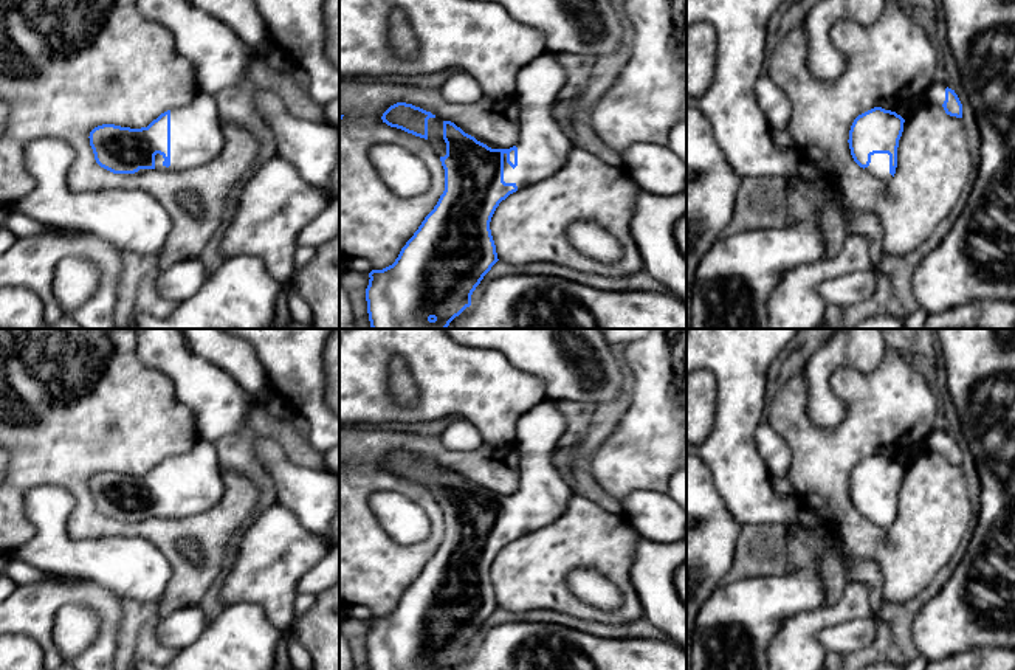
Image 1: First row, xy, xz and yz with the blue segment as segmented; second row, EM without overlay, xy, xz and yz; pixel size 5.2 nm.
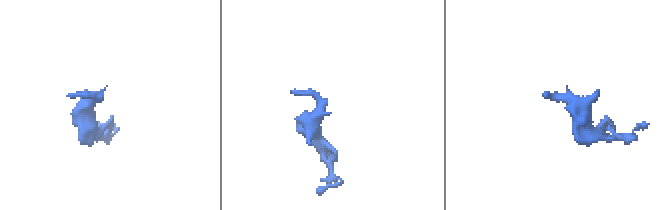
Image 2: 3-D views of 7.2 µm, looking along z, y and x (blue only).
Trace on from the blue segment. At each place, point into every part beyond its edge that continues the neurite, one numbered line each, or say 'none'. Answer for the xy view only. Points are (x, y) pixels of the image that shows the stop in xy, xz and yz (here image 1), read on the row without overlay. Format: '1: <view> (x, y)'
1: xy (196, 476)

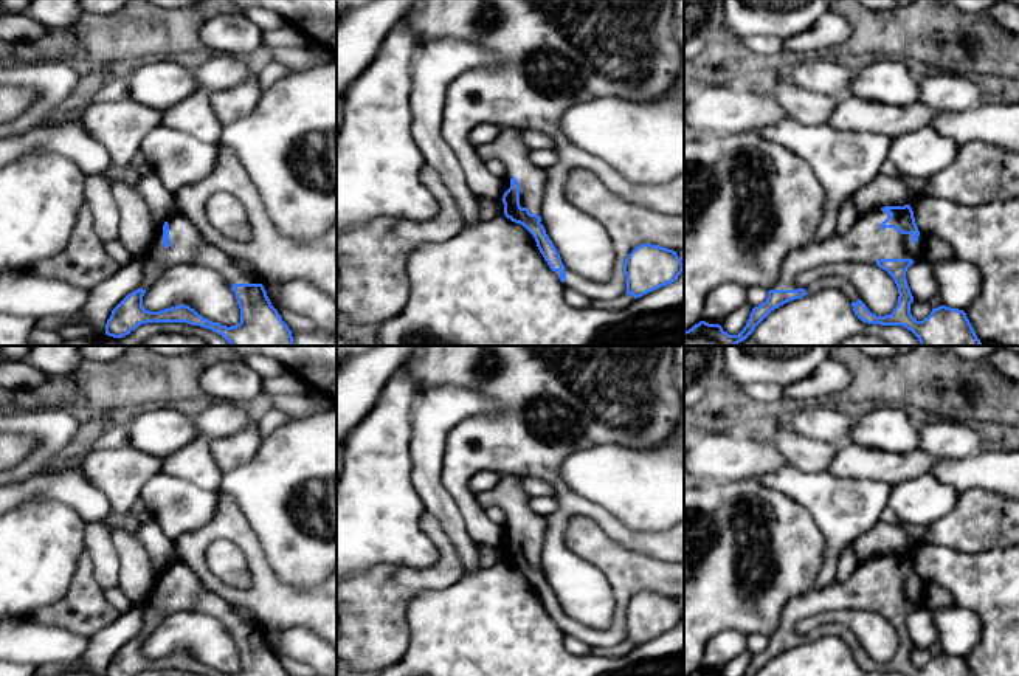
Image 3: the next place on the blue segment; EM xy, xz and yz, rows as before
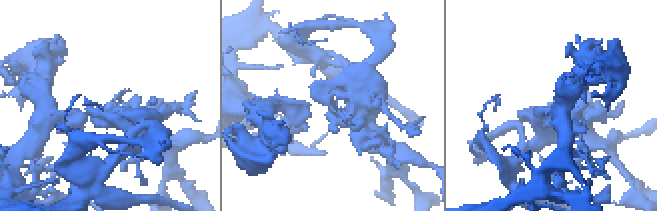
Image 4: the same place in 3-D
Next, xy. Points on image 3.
1: xy (188, 593)

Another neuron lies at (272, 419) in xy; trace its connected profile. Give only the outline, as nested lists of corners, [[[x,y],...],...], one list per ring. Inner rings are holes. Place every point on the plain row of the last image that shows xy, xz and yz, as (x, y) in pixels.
[[[270,408],[257,422],[257,429],[261,437],[264,439],[265,436],[268,436],[273,429],[276,429],[278,426],[287,423],[290,420],[288,414],[276,409],[276,408]]]

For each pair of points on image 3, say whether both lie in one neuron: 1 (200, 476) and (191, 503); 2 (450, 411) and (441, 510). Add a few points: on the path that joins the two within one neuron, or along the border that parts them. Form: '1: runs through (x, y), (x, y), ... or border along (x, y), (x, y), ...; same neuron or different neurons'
1: border along (163, 473), (217, 492); different neurons
2: runs through (430, 436), (430, 486); same neuron

